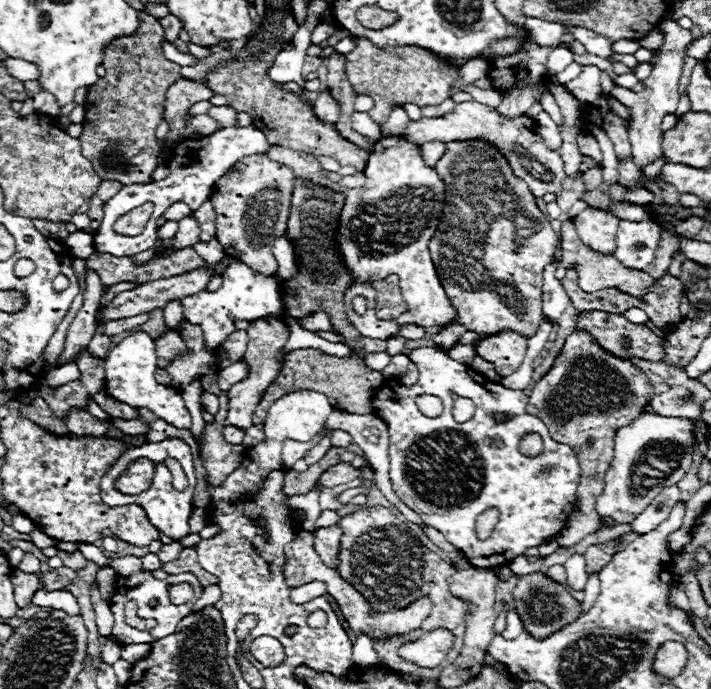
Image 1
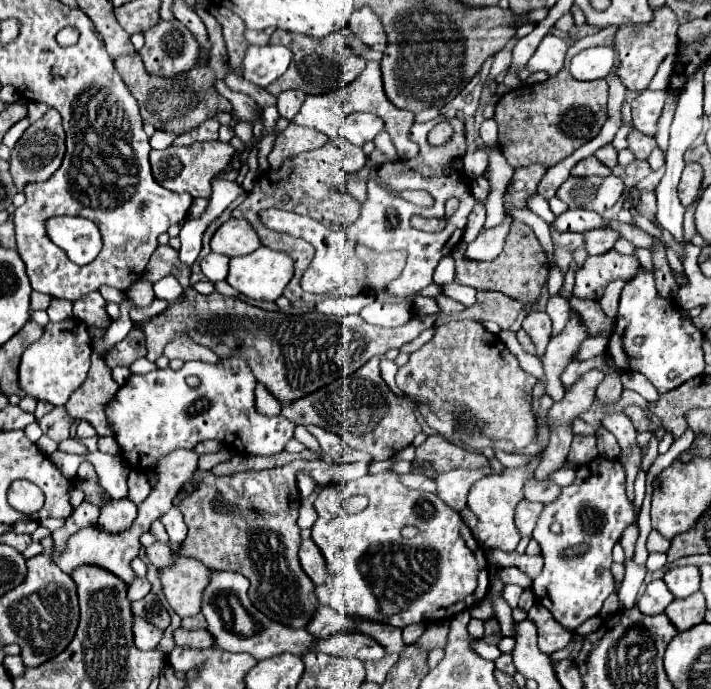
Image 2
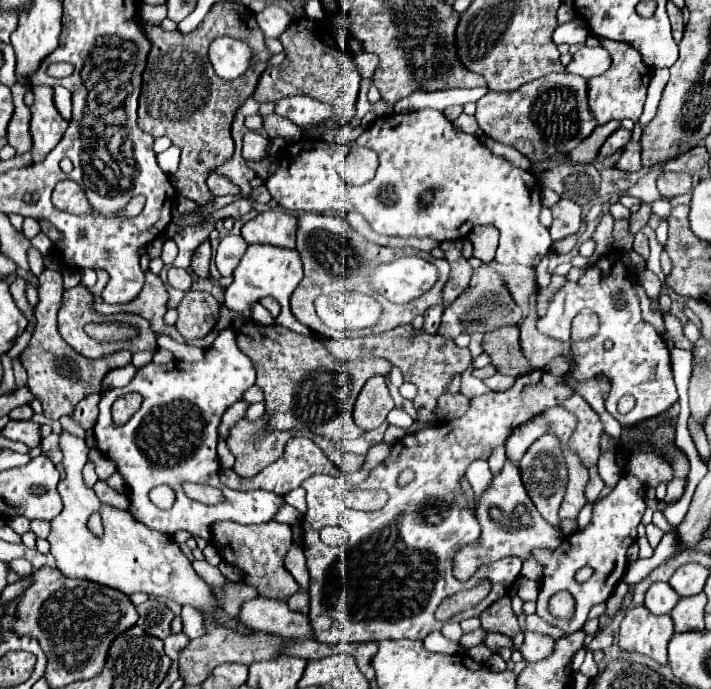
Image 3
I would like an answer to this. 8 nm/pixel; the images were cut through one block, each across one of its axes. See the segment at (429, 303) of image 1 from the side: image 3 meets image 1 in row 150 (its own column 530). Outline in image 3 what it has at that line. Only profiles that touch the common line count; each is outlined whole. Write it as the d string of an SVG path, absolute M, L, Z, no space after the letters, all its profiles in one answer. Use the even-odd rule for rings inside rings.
M530 370L530 374L524 374L522 378L516 378L516 384L512 390L506 392L488 392L484 396L476 396L470 400L470 408L464 416L450 420L446 424L436 424L426 430L420 430L416 434L406 434L400 438L394 446L388 458L384 458L382 464L378 464L374 470L370 470L368 478L360 484L360 488L382 488L382 490L348 490L346 498L332 498L332 476L312 476L302 486L306 488L306 500L308 510L302 518L302 530L304 530L304 556L306 566L310 572L310 622L314 626L316 640L338 644L338 642L384 642L384 640L422 640L430 632L440 630L440 624L434 618L436 608L442 600L448 598L446 592L446 570L450 570L450 562L458 548L474 542L480 534L480 526L476 516L466 508L464 492L460 478L464 478L466 468L474 460L488 460L492 450L500 444L504 444L514 428L520 424L532 420L534 416L540 416L542 412L562 406L566 398L570 398L576 390L572 384L568 384L566 376L552 376L546 370ZM402 470L414 470L416 478L406 488L398 488L396 478ZM324 524L338 524L350 534L348 546L330 548L322 544L318 530Z

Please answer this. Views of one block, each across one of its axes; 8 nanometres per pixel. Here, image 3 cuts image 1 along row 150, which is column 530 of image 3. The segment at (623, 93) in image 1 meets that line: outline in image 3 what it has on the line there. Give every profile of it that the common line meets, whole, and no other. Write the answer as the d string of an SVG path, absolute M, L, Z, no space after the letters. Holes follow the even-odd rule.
M526 632L524 646L520 648L522 656L528 662L544 660L544 658L548 658L552 654L552 650L554 650L554 638L544 636L544 634L536 634L536 632Z

